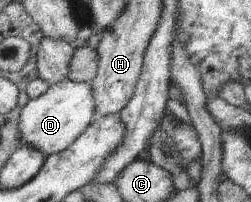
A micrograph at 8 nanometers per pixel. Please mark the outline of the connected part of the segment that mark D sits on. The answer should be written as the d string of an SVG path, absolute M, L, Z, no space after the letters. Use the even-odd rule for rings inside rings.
M65 80L61 84L50 86L50 89L39 98L29 99L21 110L19 132L21 145L33 146L52 159L58 152L67 150L93 124L95 118L95 98L90 83L78 83Z

